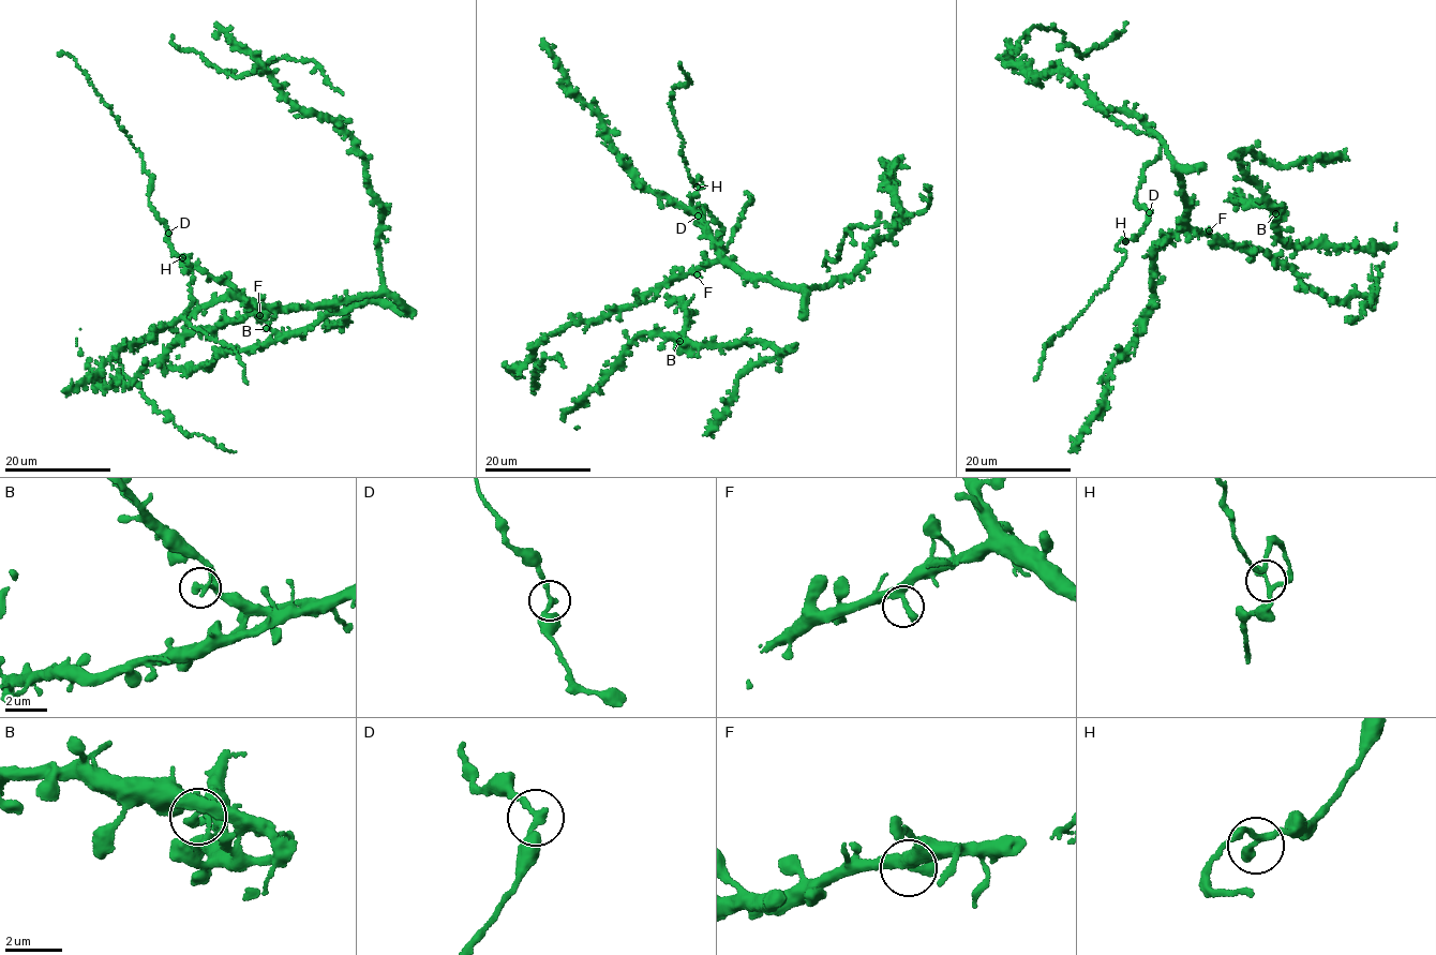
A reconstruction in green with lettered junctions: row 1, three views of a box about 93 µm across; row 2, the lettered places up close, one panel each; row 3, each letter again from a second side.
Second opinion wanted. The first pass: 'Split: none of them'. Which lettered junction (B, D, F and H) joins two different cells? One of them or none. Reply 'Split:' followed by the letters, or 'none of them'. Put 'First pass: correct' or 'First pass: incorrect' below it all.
Split: none of them
First pass: correct

